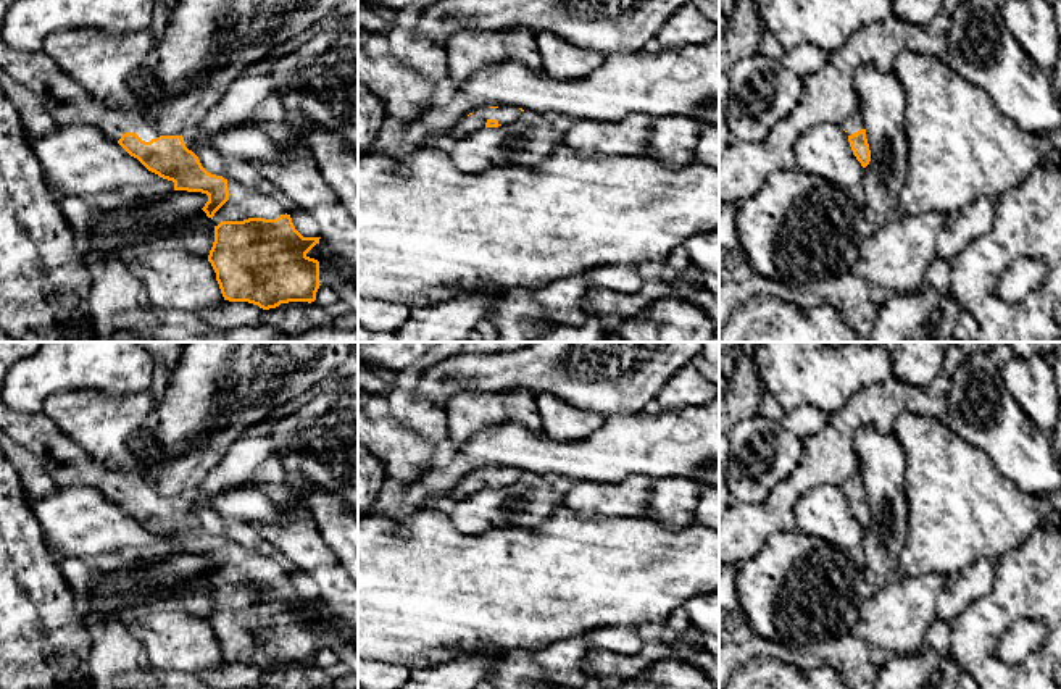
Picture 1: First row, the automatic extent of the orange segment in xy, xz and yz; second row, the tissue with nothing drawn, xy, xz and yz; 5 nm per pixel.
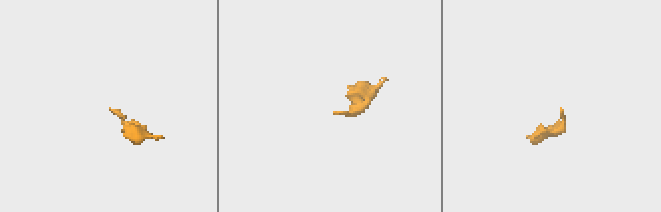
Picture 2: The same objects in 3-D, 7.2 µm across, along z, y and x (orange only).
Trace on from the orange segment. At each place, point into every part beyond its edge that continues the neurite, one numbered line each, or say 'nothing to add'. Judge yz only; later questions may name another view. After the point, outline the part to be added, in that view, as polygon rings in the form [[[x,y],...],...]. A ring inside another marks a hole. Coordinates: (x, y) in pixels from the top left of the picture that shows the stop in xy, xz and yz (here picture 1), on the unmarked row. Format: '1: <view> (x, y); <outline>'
1: yz (853, 484); [[[859,473],[850,476],[843,484],[842,484],[843,491],[847,492],[847,497],[851,497],[861,491],[864,491],[863,486],[863,478]]]

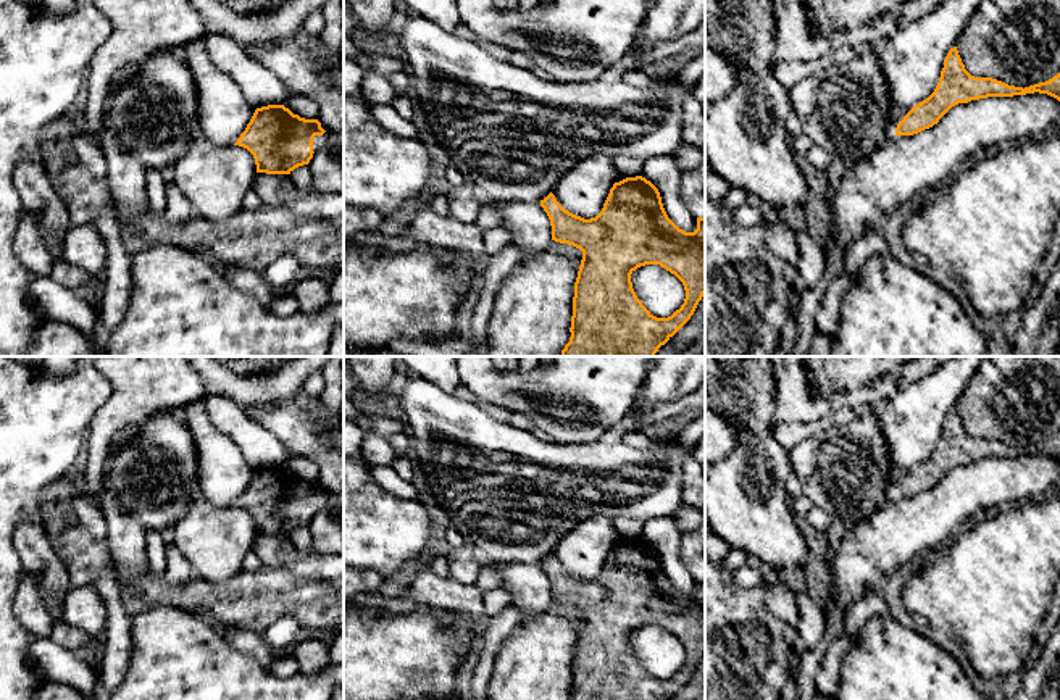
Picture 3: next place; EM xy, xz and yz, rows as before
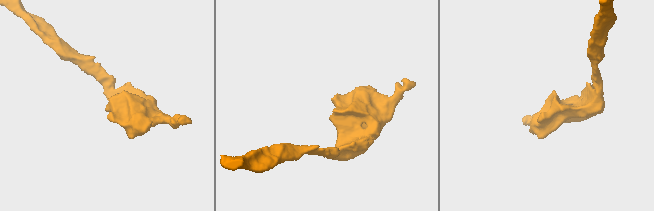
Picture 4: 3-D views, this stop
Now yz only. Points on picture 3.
nothing to add

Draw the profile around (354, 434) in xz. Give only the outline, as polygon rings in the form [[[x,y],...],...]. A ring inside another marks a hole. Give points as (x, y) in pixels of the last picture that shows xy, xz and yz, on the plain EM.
[[[344,418],[344,460],[365,461],[361,442],[365,431],[360,424]]]

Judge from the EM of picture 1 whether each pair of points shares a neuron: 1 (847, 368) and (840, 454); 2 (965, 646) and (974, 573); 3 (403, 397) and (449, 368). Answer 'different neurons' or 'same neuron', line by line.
1: different neurons
2: different neurons
3: different neurons

